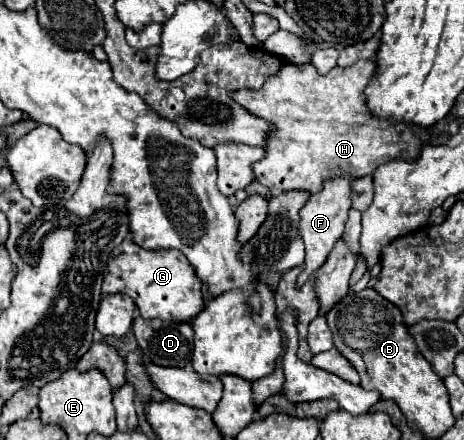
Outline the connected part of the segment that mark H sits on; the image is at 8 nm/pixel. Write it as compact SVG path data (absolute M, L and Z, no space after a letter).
M374 61L334 67L326 75L320 75L312 63L286 63L280 73L268 77L260 89L238 89L230 93L236 103L274 127L266 137L266 155L252 165L256 181L274 193L306 191L312 195L322 189L324 181L340 177L342 173L358 179L394 159L414 161L420 155L422 131L408 123L374 119L368 113L362 91L374 71Z

